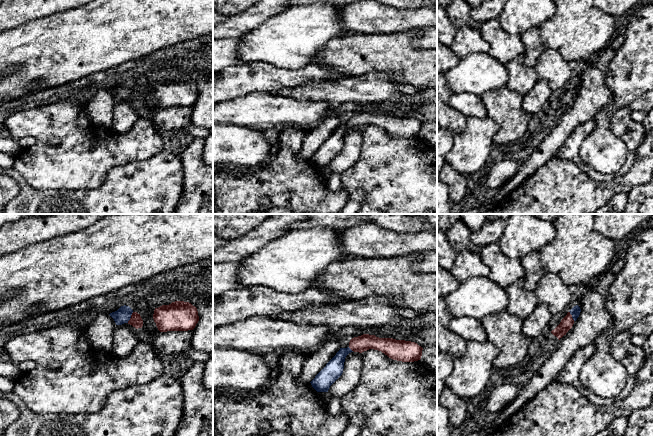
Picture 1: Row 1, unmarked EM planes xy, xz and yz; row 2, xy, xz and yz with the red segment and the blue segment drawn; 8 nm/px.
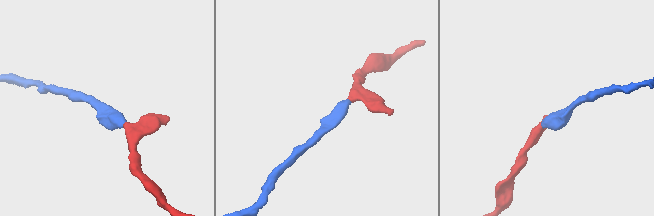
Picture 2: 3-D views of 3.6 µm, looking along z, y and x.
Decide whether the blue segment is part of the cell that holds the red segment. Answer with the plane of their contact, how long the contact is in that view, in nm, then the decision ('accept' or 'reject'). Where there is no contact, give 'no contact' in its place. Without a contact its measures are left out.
xy | 100 nm | accept

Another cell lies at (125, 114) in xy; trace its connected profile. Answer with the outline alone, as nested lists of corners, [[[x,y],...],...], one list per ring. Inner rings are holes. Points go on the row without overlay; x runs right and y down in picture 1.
[[[128,99],[117,101],[113,109],[112,129],[118,133],[127,133],[139,118],[137,105]]]

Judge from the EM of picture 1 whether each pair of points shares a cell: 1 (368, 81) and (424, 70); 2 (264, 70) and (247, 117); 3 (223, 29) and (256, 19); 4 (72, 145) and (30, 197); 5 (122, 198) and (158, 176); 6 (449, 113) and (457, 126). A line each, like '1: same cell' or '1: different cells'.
1: different cells
2: different cells
3: same cell
4: different cells
5: same cell
6: same cell

